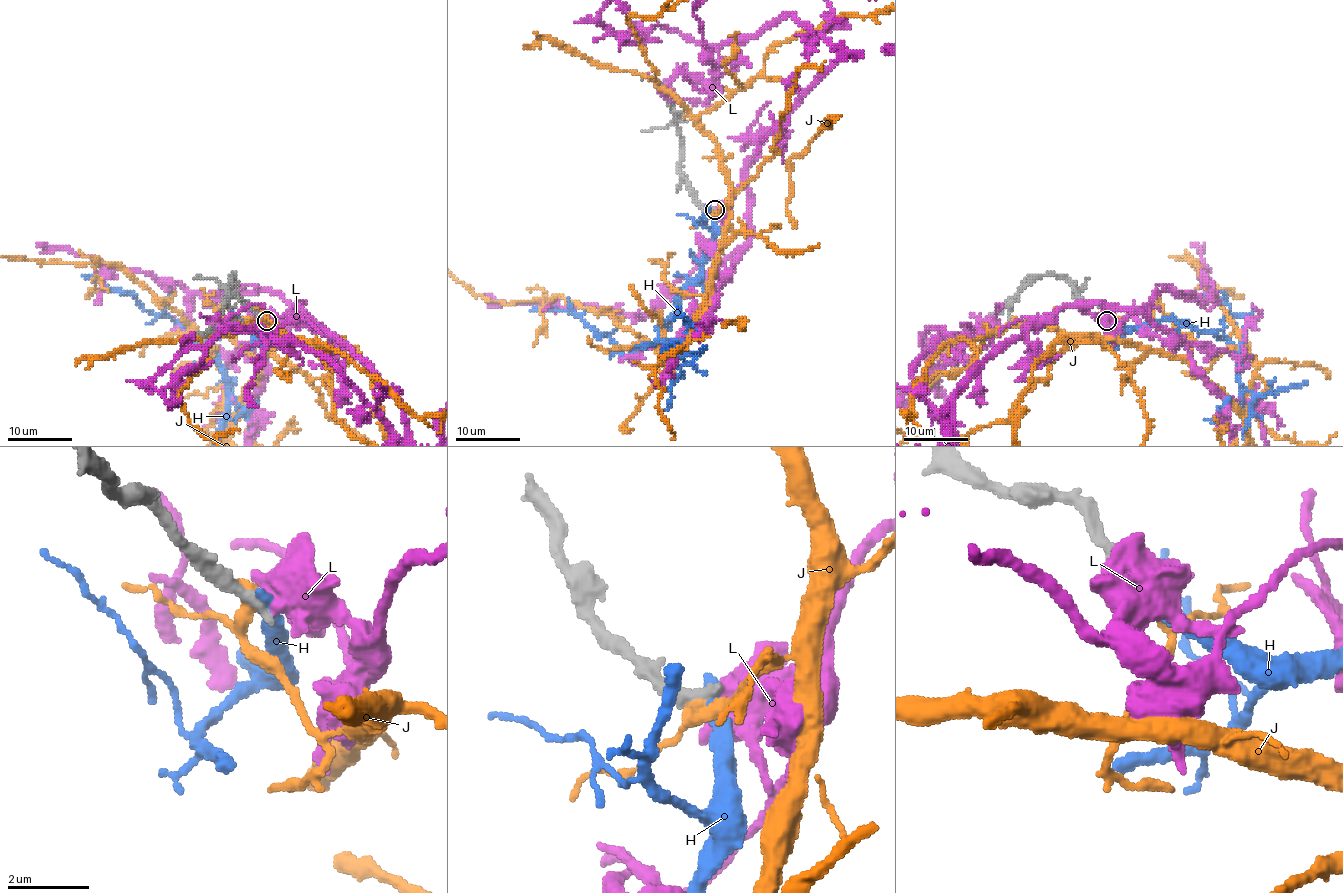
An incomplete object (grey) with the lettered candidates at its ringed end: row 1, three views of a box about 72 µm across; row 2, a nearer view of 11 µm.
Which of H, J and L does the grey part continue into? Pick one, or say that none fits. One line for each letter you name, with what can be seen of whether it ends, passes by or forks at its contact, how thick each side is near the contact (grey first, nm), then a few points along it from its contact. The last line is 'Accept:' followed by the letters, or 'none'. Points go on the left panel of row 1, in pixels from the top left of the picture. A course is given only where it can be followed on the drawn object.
Accept: none

